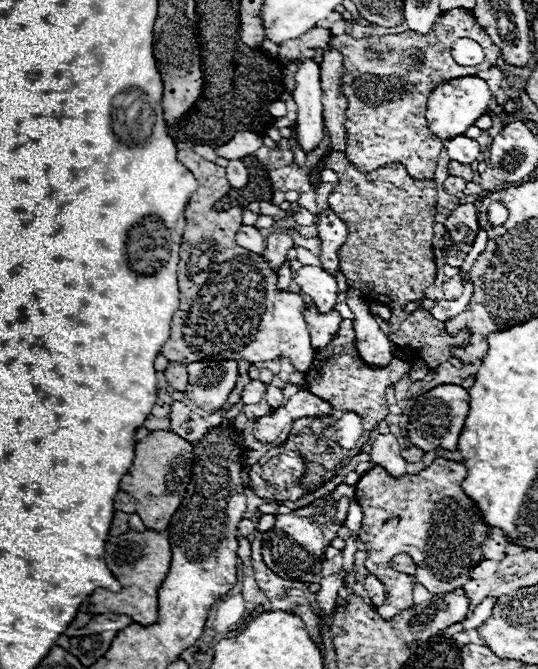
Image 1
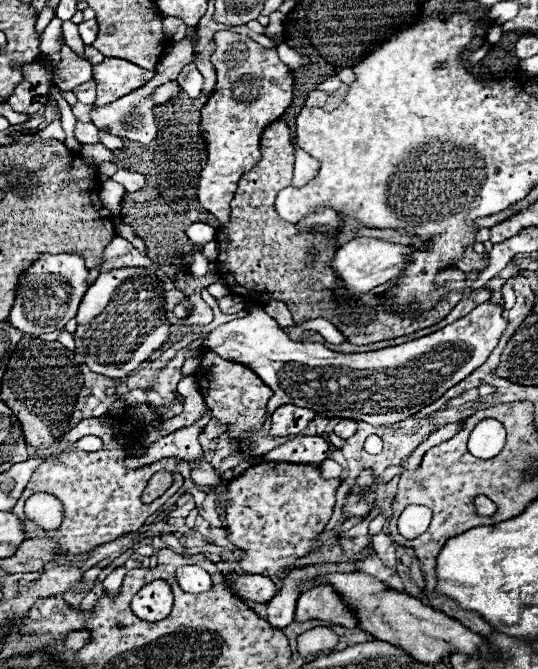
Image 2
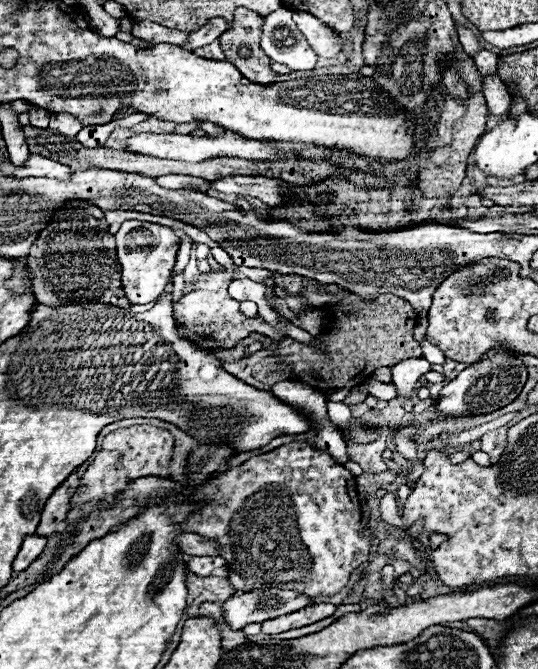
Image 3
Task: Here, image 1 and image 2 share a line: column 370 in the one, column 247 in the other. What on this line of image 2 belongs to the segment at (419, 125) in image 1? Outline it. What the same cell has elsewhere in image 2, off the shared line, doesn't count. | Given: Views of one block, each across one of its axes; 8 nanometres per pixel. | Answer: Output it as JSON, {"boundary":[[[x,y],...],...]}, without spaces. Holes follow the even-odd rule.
{"boundary":[[[216,32],[212,64],[216,68],[216,88],[202,108],[200,124],[208,134],[208,162],[200,174],[198,200],[200,204],[220,220],[220,226],[228,222],[230,202],[244,170],[252,170],[260,160],[260,136],[278,120],[292,104],[294,76],[284,66],[274,50],[260,46],[248,36],[234,32]]]}

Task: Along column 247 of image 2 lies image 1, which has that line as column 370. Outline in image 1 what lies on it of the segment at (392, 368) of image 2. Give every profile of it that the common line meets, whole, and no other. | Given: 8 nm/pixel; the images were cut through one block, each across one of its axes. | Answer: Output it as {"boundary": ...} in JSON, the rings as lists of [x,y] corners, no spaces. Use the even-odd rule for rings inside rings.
{"boundary":[[[352,294],[346,298],[346,304],[354,312],[354,332],[356,332],[356,348],[364,362],[372,366],[388,366],[394,358],[394,344],[380,330],[378,322],[370,316],[368,302],[360,294]]]}

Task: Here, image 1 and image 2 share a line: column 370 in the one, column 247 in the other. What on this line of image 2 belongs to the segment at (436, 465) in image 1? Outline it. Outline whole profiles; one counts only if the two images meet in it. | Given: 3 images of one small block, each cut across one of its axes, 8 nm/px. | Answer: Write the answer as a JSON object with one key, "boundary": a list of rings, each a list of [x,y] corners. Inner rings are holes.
{"boundary":[[[290,462],[252,464],[244,474],[230,480],[222,492],[226,512],[226,538],[246,556],[238,560],[246,574],[264,574],[276,582],[276,592],[284,584],[288,570],[306,566],[296,560],[320,550],[320,534],[328,524],[340,478],[322,478],[320,466]]]}

